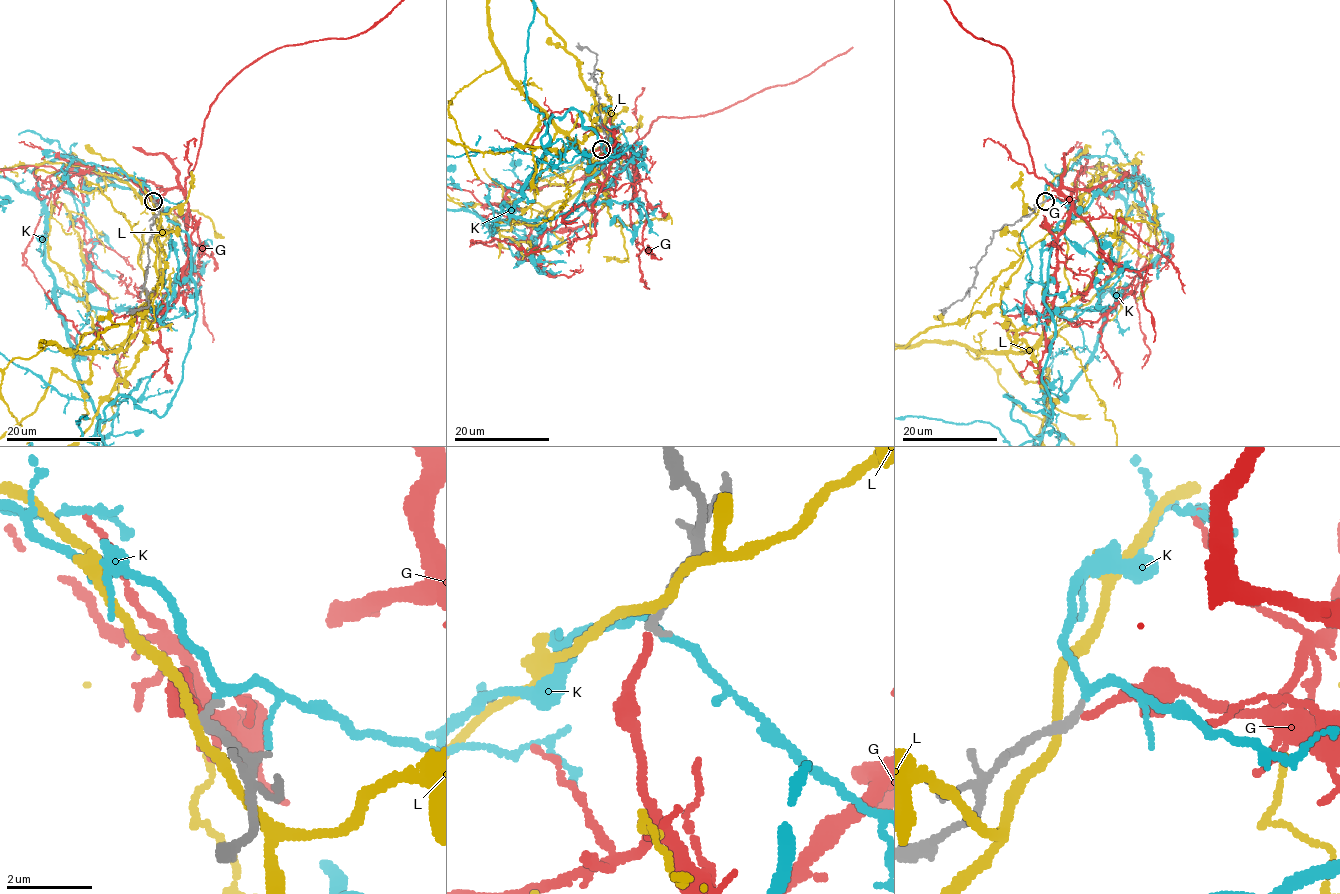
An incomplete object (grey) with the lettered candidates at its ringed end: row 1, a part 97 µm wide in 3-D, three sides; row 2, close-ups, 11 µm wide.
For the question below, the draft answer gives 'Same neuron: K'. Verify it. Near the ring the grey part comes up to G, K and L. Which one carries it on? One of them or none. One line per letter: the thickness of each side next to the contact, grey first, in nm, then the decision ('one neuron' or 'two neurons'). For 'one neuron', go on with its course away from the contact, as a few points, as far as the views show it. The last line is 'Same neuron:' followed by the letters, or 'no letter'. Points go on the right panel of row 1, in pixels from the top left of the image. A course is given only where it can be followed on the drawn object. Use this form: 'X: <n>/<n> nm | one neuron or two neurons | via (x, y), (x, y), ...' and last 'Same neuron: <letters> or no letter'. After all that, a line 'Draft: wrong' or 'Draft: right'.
G: 240/180 nm | one neuron
K: 220/170 nm | two neurons
L: 280/220 nm | two neurons
Same neuron: G
Draft: wrong

